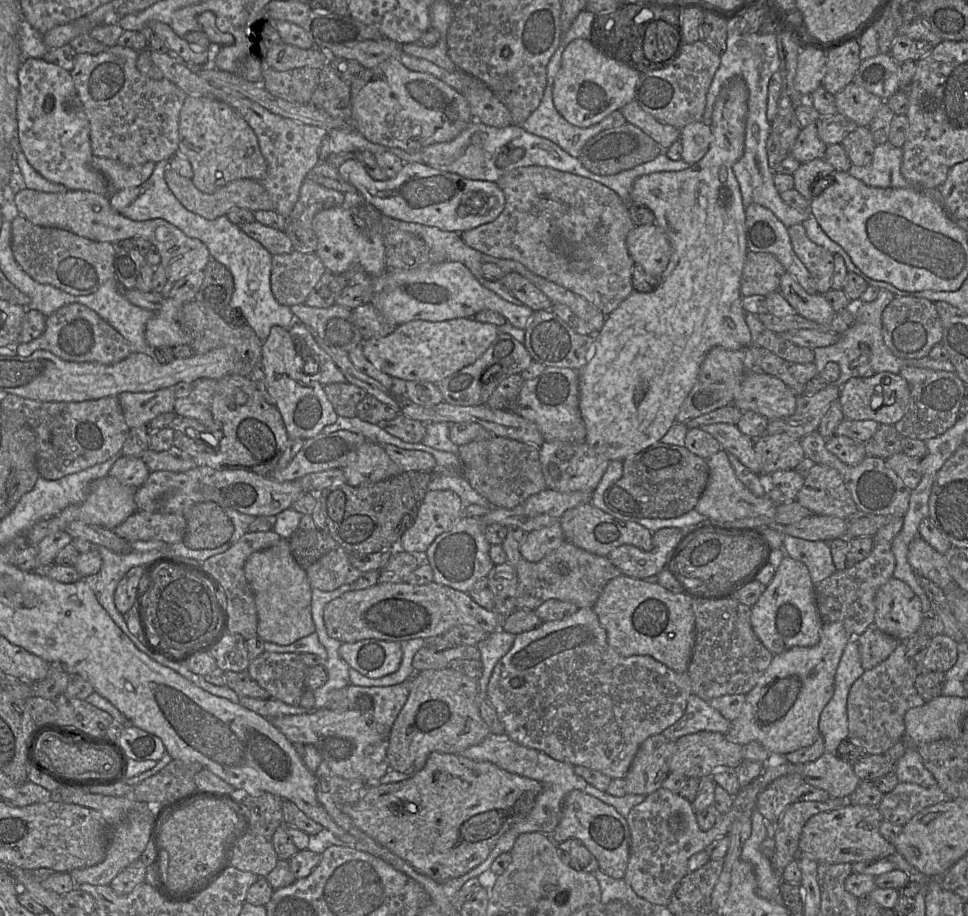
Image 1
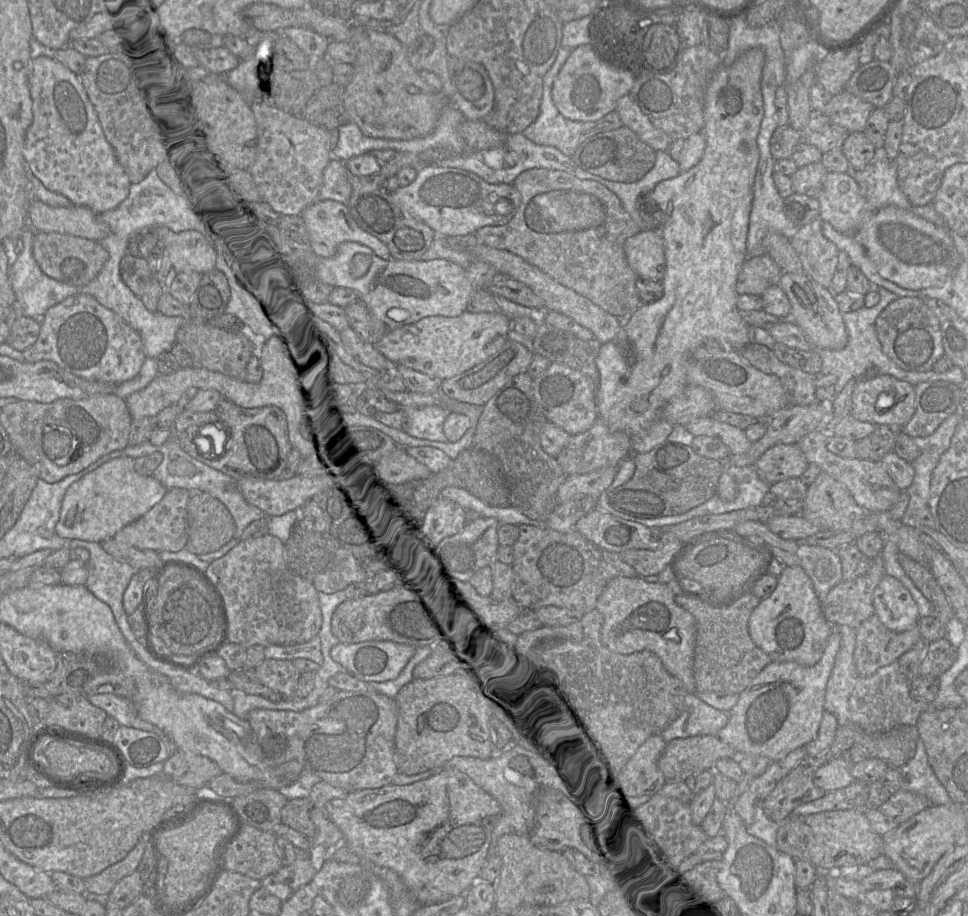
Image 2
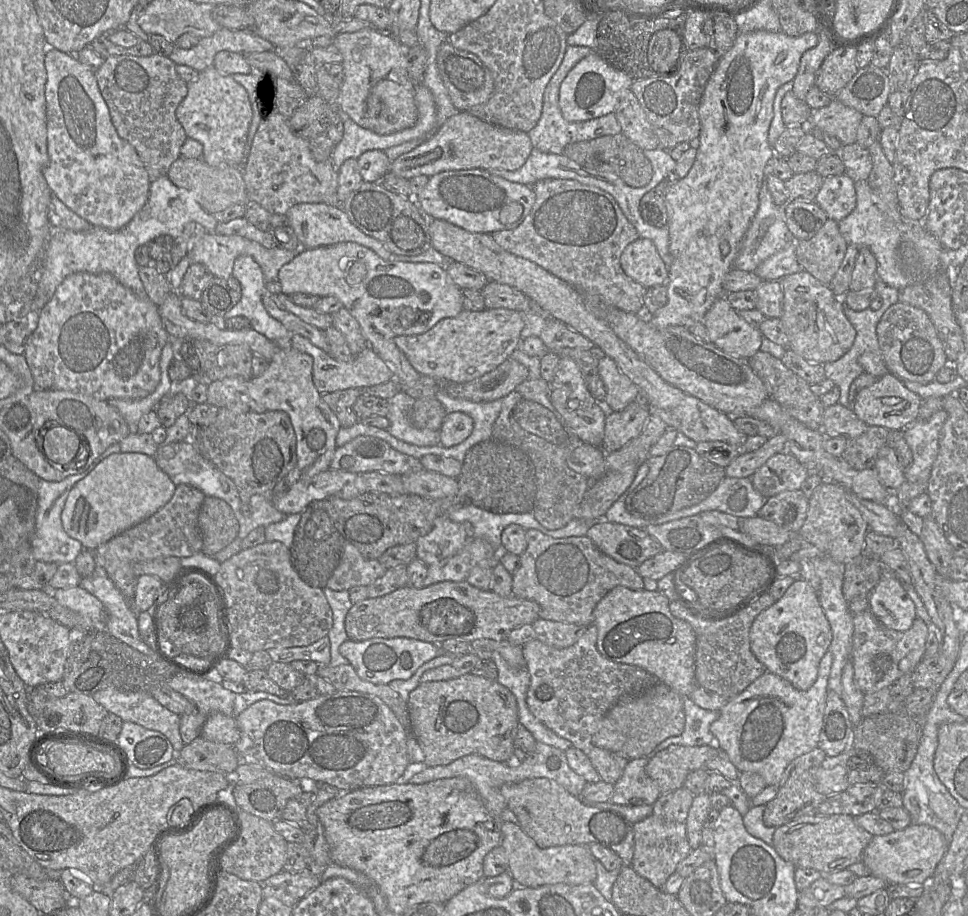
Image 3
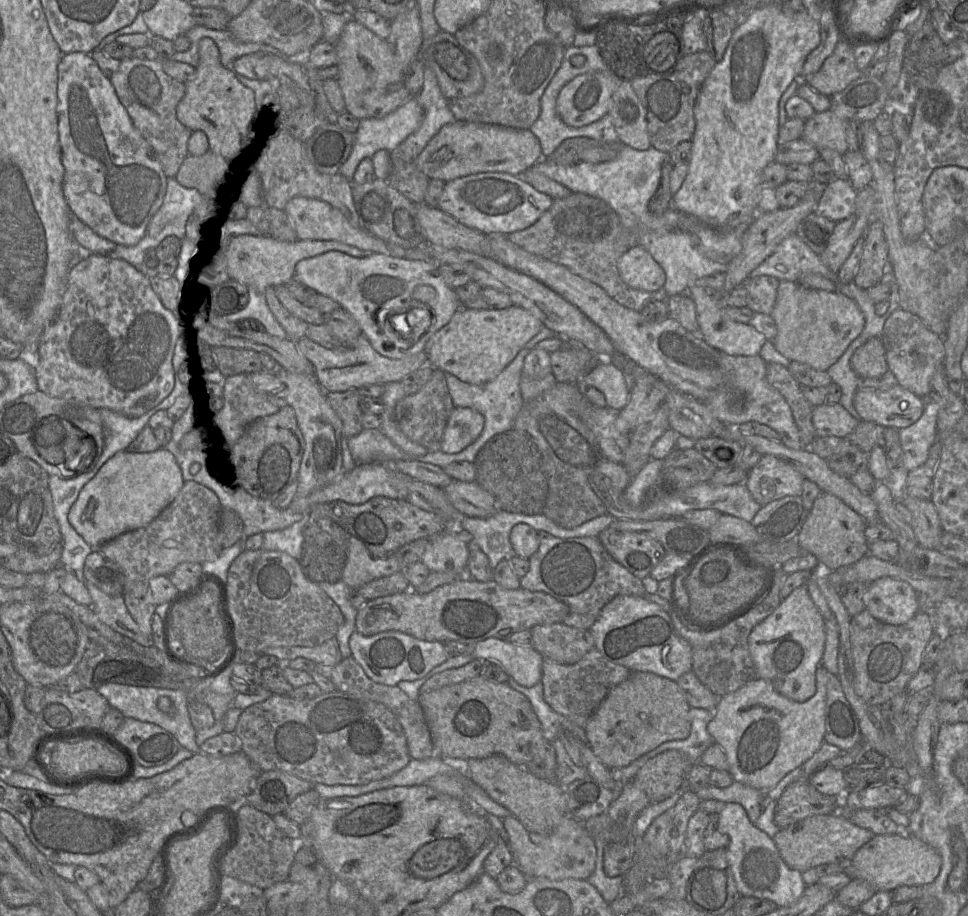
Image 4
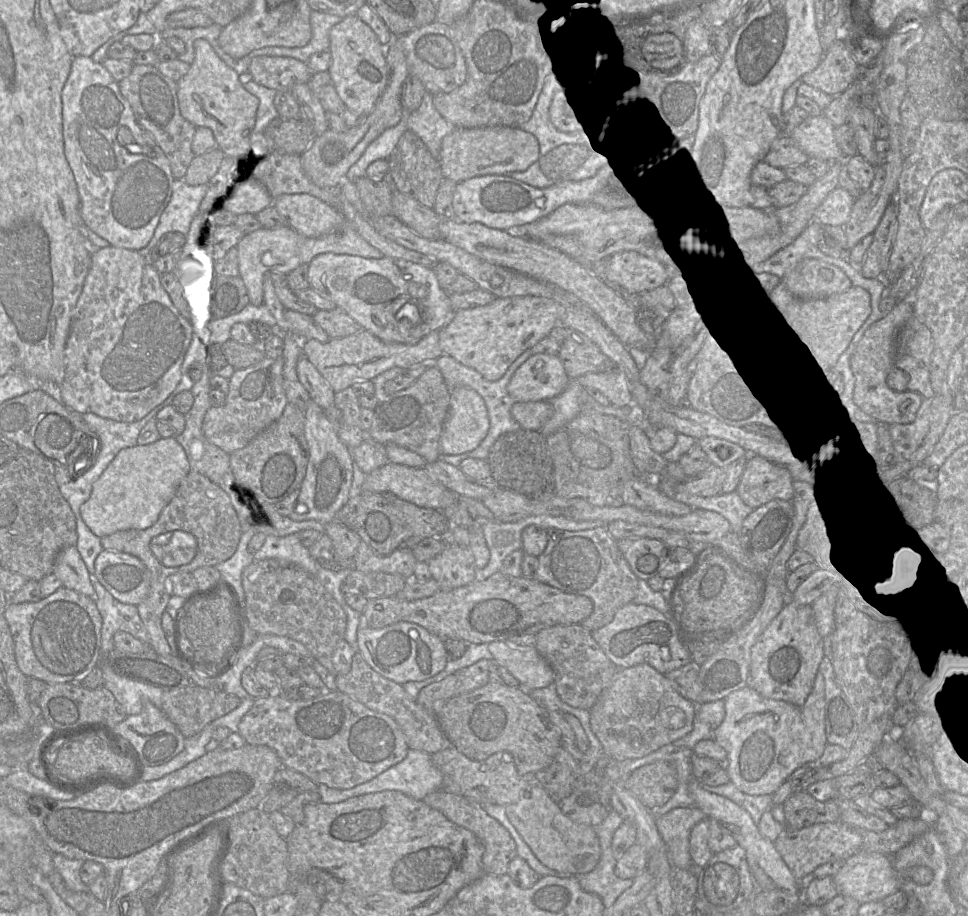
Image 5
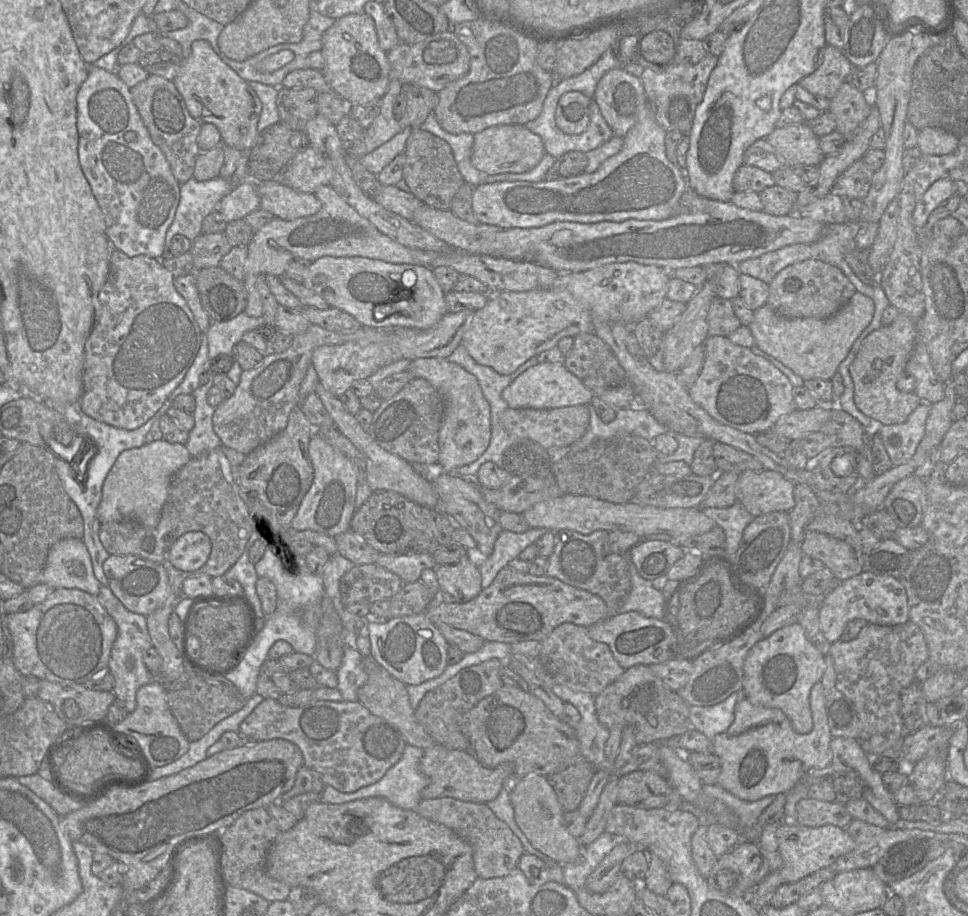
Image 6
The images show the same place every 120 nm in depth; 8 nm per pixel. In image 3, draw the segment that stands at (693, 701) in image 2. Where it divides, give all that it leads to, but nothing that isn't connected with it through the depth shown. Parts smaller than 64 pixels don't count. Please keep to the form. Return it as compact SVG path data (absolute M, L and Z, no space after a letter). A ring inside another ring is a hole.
M683 697L685 728L681 735L667 738L655 749L659 752L670 745L703 746L714 744L715 737L710 725L719 717L719 712L703 709L689 697Z

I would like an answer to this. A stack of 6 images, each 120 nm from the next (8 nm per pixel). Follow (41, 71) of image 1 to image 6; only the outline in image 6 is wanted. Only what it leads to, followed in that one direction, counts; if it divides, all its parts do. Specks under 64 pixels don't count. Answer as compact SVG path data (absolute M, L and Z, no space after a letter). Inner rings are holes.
M90 66L88 77L77 93L76 102L79 163L102 211L105 233L112 248L128 257L147 255L162 259L166 233L179 205L181 184L175 179L162 150L152 141L133 102L130 88L114 72ZM127 131L137 134L135 141L125 141Z

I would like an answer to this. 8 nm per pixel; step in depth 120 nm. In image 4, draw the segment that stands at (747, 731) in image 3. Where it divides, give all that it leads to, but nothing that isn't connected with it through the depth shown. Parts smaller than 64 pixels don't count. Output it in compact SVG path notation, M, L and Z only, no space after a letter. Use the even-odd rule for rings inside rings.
M820 664L816 669L816 692L805 702L786 698L775 690L769 680L758 677L736 691L719 697L707 731L714 738L714 743L724 750L729 772L735 781L767 793L819 750L824 743L827 681L828 671Z

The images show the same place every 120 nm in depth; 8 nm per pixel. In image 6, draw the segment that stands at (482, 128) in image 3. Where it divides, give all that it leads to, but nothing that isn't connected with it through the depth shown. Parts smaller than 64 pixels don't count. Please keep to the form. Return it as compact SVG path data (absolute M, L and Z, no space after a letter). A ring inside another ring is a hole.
M500 125L473 135L472 165L489 175L523 173L534 168L545 154L542 139L524 125Z

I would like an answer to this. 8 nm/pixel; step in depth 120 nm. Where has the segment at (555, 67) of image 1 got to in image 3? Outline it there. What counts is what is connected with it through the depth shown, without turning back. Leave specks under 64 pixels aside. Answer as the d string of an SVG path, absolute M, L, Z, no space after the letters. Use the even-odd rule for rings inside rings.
M567 46L563 60L545 87L543 94L542 110L536 125L527 132L534 148L545 153L562 154L566 145L574 142L591 140L605 135L621 133L621 126L616 119L614 112L610 112L598 118L569 122L564 119L559 108L559 88L568 72L584 57L594 52L585 46Z

